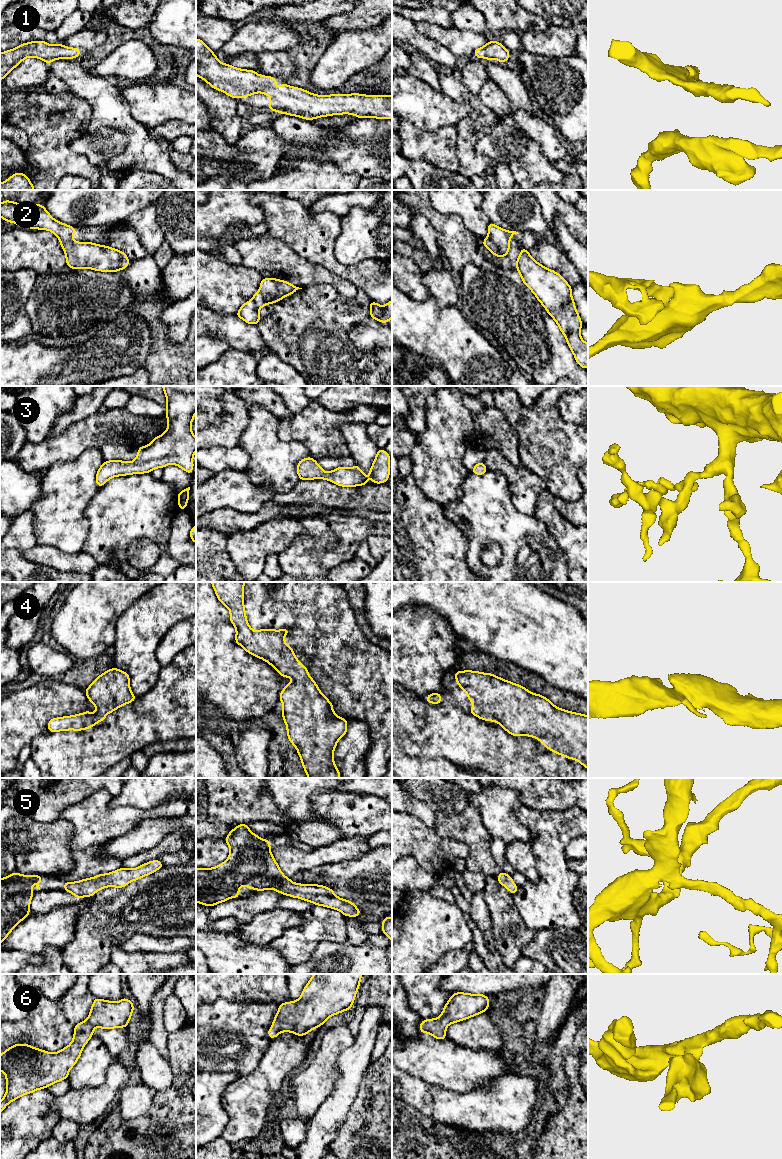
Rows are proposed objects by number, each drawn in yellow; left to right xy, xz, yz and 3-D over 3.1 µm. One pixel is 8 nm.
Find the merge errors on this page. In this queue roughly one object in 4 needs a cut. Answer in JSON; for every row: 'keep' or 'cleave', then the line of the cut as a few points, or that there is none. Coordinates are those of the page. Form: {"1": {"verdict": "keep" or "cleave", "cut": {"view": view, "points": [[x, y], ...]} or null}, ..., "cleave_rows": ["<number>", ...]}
{"1": {"verdict": "keep", "cut": null}, "2": {"verdict": "cleave", "cut": {"view": "yz", "points": [[488, 236], [501, 256]]}}, "3": {"verdict": "keep", "cut": null}, "4": {"verdict": "keep", "cut": null}, "5": {"verdict": "keep", "cut": null}, "6": {"verdict": "keep", "cut": null}, "cleave_rows": ["2"]}

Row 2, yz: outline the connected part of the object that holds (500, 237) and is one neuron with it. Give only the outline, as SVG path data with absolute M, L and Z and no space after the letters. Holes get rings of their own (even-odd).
M489 222L488 224L488 237L498 248L501 257L507 256L509 253L510 244L509 241L514 234L519 234L516 231L507 231L503 228L496 226Z

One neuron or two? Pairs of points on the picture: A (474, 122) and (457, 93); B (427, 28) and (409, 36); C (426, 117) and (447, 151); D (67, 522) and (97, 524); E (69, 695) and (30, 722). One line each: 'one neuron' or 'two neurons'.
A: one neuron
B: two neurons
C: two neurons
D: two neurons
E: one neuron

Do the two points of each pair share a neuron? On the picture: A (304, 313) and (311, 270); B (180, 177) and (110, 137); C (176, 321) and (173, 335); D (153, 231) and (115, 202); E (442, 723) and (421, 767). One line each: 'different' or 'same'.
A: different
B: different
C: same
D: different
E: different

